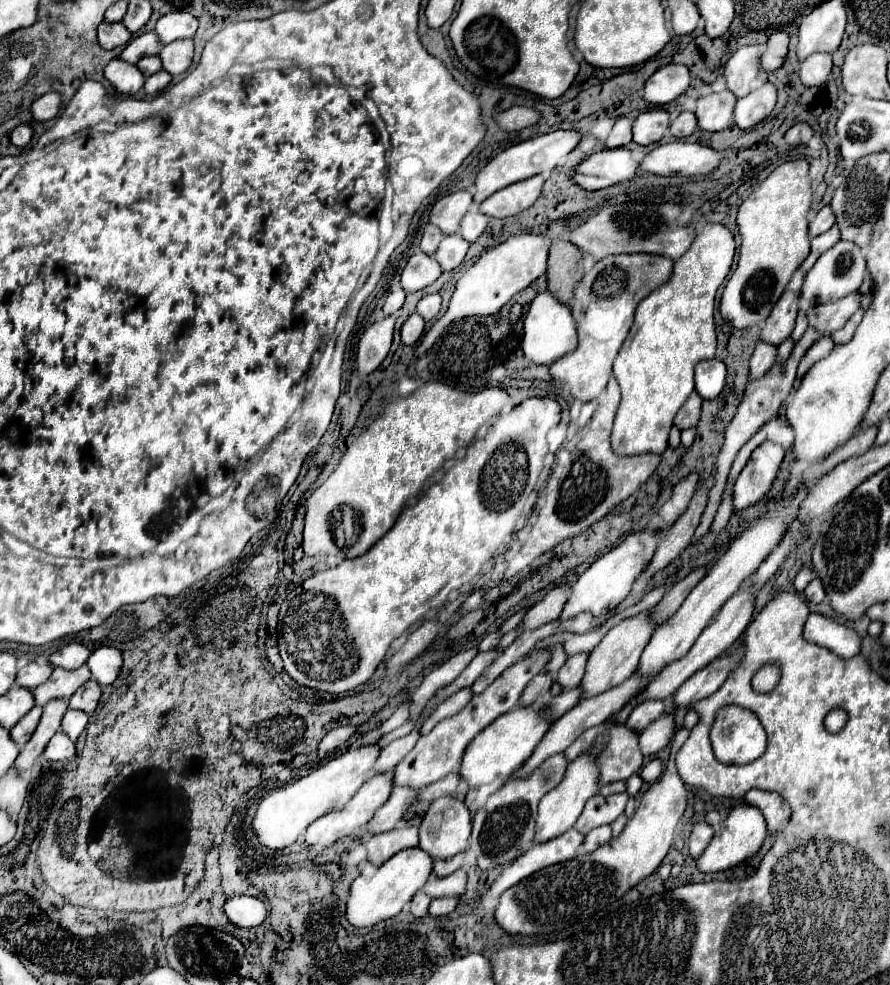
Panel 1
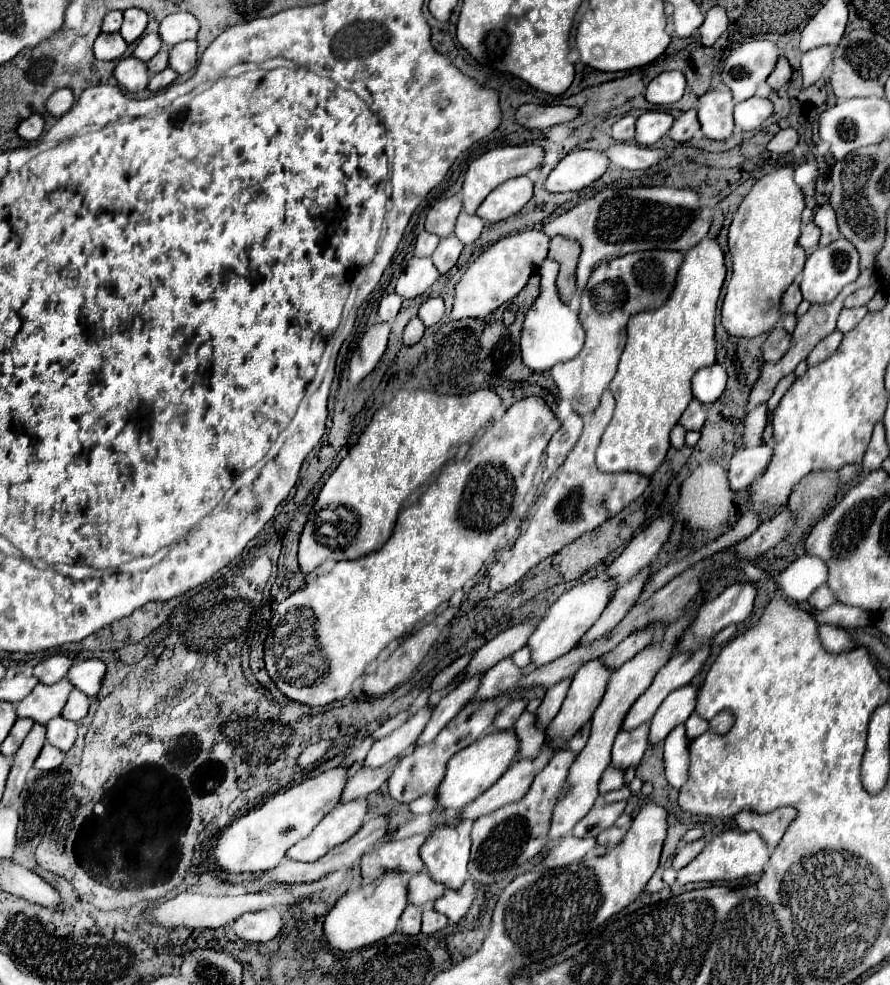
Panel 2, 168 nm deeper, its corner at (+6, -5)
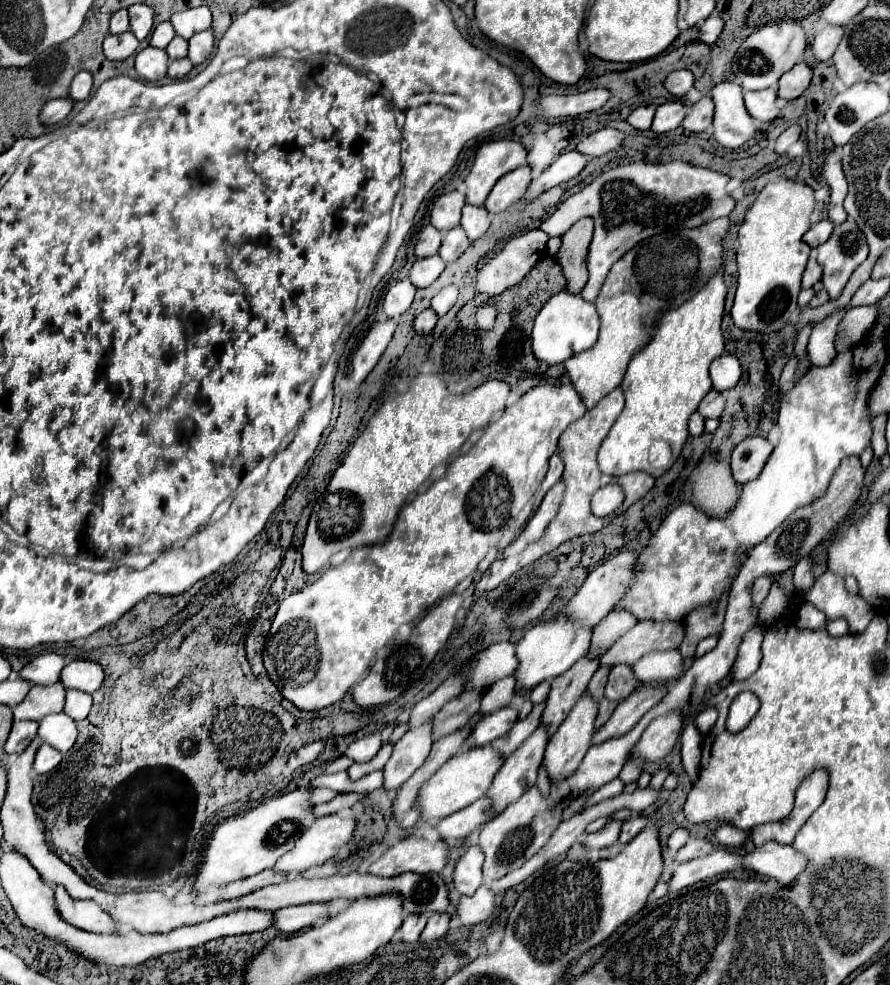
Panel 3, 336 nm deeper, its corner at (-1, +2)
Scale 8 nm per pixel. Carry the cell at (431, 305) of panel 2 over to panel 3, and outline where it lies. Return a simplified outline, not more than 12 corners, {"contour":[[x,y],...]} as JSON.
{"contour":[[456,286],[442,288],[432,298],[432,310],[444,316],[456,302]]}

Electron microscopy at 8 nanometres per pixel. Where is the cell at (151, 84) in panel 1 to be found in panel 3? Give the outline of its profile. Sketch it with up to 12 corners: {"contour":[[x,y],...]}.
{"contour":[[188,58],[172,60],[168,78],[184,78],[192,70]]}

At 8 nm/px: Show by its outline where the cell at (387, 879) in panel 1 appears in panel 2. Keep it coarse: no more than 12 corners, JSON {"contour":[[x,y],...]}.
{"contour":[[407,875],[347,891],[325,917],[331,949],[391,935],[407,907]]}

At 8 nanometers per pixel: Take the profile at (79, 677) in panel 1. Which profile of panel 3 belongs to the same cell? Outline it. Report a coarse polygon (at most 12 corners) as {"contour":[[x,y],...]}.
{"contour":[[60,682],[32,686],[14,708],[14,720],[40,722],[62,712],[66,690]]}

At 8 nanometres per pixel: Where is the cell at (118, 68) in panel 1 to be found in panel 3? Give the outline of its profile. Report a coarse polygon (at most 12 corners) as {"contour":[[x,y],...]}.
{"contour":[[144,48],[136,56],[136,72],[144,80],[162,80],[168,54]]}

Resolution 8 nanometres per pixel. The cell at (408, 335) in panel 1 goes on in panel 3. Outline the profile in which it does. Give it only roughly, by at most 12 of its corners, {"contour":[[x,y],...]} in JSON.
{"contour":[[432,308],[416,316],[414,330],[428,334],[438,322]]}

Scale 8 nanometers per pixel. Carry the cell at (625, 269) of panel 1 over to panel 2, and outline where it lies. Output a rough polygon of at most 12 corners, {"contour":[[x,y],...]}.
{"contour":[[683,253],[605,261],[581,293],[585,345],[555,365],[559,395],[597,409],[629,317],[665,303]]}

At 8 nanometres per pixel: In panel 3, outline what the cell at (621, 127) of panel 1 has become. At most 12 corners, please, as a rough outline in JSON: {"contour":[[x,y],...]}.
{"contour":[[638,106],[628,124],[636,130],[650,130],[656,106]]}

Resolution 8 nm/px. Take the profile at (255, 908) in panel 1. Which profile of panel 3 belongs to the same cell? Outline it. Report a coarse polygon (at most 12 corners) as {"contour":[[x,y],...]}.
{"contour":[[324,904],[276,910],[274,928],[294,934],[330,918]]}

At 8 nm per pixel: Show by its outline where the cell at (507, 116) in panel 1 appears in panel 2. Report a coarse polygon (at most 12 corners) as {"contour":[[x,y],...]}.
{"contour":[[521,105],[515,121],[545,129],[577,117],[563,105]]}

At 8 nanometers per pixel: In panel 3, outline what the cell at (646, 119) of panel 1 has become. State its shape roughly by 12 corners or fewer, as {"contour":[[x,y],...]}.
{"contour":[[680,100],[660,104],[652,132],[662,134],[678,128],[686,116]]}

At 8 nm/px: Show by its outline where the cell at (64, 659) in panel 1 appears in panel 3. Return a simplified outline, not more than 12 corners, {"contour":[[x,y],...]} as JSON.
{"contour":[[44,654],[20,670],[20,678],[58,682],[64,658]]}

